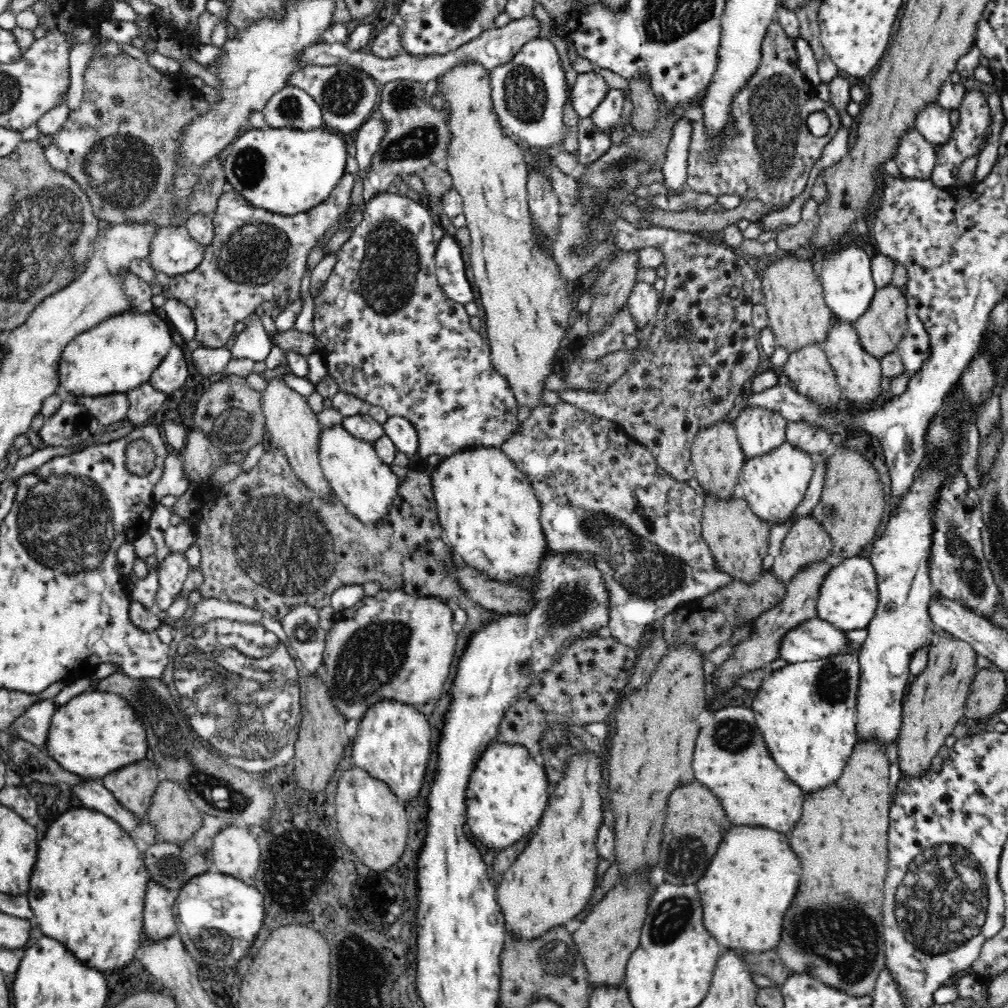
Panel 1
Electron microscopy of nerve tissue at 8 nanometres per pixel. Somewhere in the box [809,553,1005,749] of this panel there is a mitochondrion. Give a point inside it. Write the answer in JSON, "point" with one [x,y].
{"point":[833,682]}

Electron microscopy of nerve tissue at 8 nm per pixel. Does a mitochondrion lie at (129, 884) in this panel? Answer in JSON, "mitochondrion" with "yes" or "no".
{"mitochondrion":"no"}

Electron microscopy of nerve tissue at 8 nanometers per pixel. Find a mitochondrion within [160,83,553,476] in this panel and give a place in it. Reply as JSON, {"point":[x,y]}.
{"point":[391,267]}

